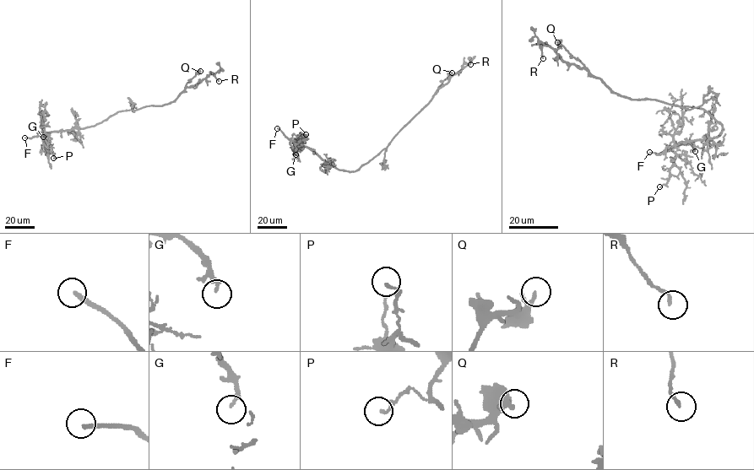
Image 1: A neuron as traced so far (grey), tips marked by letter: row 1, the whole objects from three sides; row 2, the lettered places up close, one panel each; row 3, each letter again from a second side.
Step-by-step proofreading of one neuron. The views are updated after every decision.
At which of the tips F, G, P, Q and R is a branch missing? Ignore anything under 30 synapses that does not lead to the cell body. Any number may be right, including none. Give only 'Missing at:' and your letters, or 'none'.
Missing at: F

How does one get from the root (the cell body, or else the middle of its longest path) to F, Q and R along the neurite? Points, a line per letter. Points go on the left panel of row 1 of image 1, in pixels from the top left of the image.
F: (127, 110), (118, 111), (93, 126), (46, 132), (31, 138), (24, 137)
Q: (127, 110), (170, 103), (200, 71)
R: (127, 110), (170, 103), (187, 87), (197, 84), (211, 72), (219, 81)

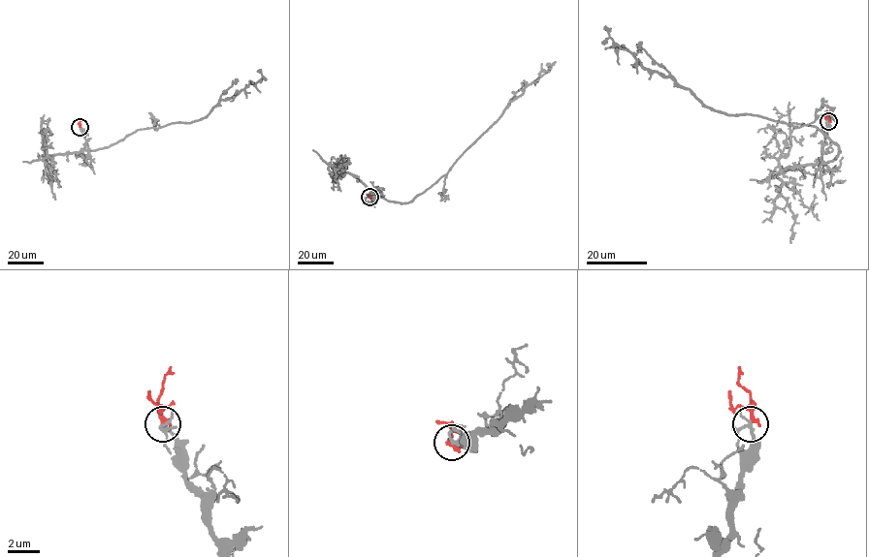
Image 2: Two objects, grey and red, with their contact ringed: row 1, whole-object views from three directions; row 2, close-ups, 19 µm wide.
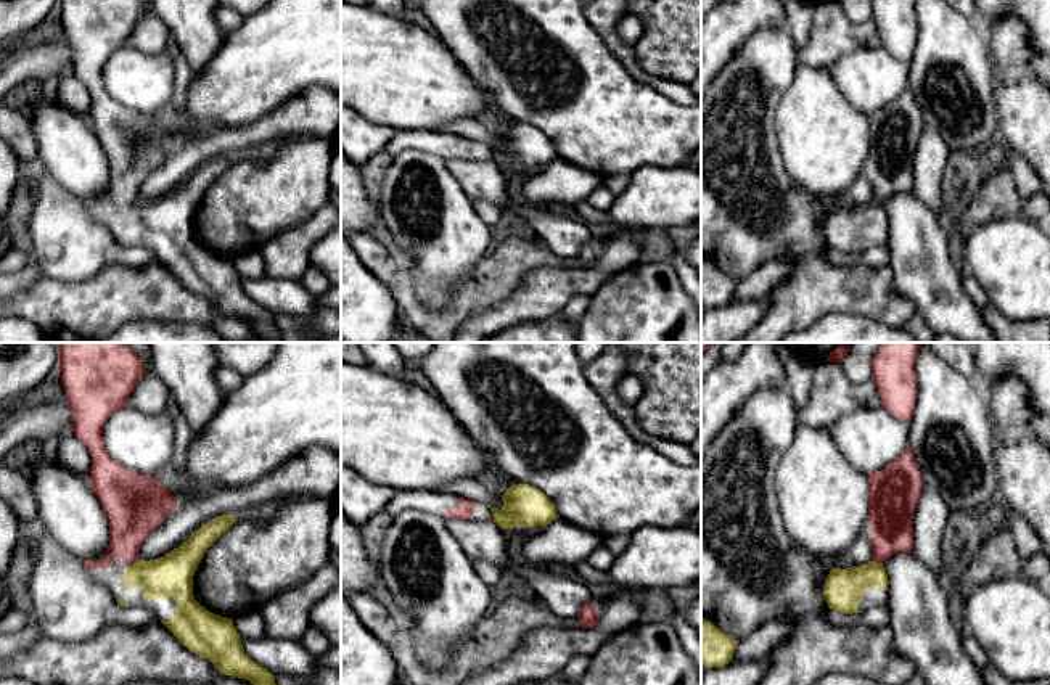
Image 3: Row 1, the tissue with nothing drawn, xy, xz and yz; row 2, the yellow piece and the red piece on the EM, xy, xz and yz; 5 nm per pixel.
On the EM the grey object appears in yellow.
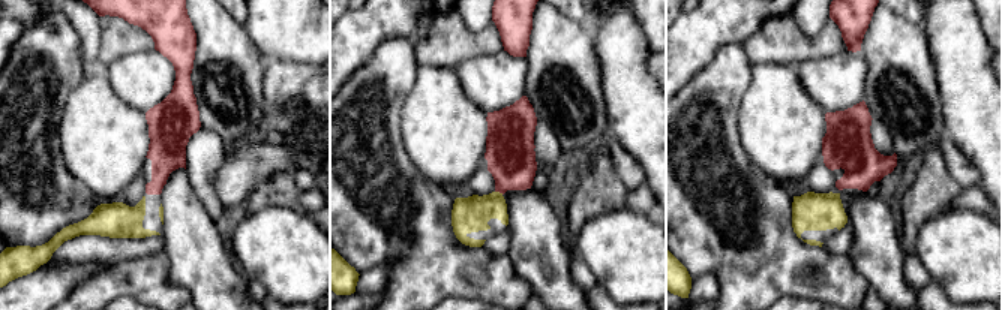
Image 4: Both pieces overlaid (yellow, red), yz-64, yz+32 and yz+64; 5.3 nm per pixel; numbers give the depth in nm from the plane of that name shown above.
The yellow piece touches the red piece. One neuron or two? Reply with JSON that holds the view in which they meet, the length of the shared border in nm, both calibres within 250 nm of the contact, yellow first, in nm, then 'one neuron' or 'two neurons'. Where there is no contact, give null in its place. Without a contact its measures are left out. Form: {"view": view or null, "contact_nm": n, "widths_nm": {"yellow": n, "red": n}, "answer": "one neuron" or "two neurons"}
{"view": "yz", "contact_nm": 60, "widths_nm": {"yellow": 200, "red": 220}, "answer": "one neuron"}

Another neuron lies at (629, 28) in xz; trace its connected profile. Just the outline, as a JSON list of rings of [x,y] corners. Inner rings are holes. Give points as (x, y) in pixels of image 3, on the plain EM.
[[[627,13],[622,16],[617,23],[617,35],[630,47],[635,45],[635,42],[643,34],[643,24],[642,19],[632,13]]]

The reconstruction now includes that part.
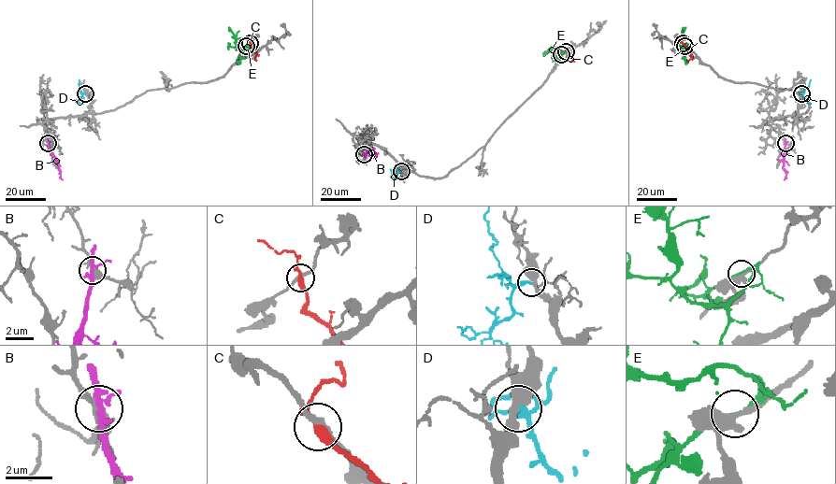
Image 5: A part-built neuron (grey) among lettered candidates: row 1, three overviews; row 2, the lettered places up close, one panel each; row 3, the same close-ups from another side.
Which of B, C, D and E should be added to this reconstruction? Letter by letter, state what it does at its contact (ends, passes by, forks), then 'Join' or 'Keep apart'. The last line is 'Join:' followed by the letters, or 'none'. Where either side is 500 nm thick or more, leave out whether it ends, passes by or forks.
B: It forks there. Keep apart
C: It passes by. Keep apart
D: It ends there. Join
E: It passes by. Keep apart
Join: D

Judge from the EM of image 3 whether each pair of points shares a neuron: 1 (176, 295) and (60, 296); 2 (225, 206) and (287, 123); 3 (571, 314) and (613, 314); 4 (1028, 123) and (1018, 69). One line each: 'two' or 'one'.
1: one
2: two
3: two
4: one

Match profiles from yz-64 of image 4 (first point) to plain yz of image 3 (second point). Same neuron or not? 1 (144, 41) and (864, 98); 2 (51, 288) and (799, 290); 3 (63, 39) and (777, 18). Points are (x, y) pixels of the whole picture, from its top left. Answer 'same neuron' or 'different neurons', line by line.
1: different neurons
2: different neurons
3: different neurons

